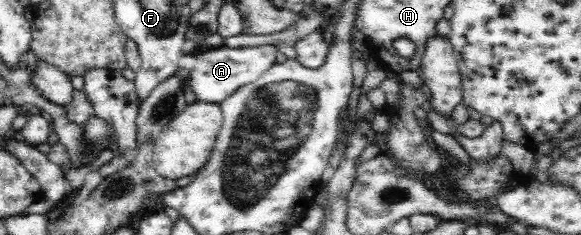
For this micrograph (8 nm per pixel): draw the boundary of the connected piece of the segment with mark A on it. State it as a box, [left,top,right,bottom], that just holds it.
[189,44,278,103]

